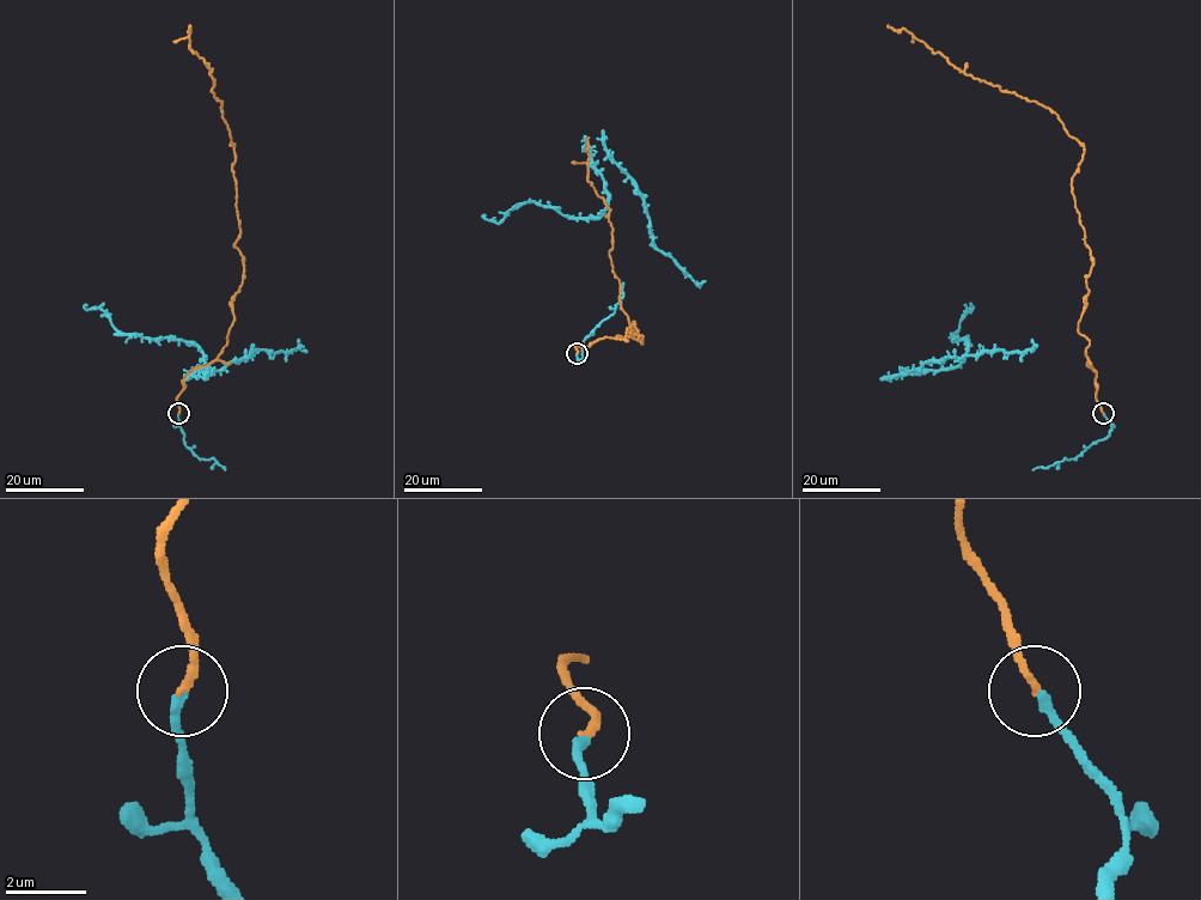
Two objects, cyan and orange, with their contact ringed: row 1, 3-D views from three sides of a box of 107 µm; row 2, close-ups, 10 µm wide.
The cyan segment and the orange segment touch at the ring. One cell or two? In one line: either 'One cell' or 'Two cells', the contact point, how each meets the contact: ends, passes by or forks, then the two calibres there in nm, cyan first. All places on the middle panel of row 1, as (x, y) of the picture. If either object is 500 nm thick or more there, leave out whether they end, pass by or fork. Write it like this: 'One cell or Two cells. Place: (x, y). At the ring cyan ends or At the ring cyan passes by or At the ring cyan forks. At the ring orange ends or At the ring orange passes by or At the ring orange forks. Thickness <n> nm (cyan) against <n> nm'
One cell. Place: (577, 353). At the ring cyan ends. At the ring orange ends. Thickness 240 nm (cyan) against 180 nm

